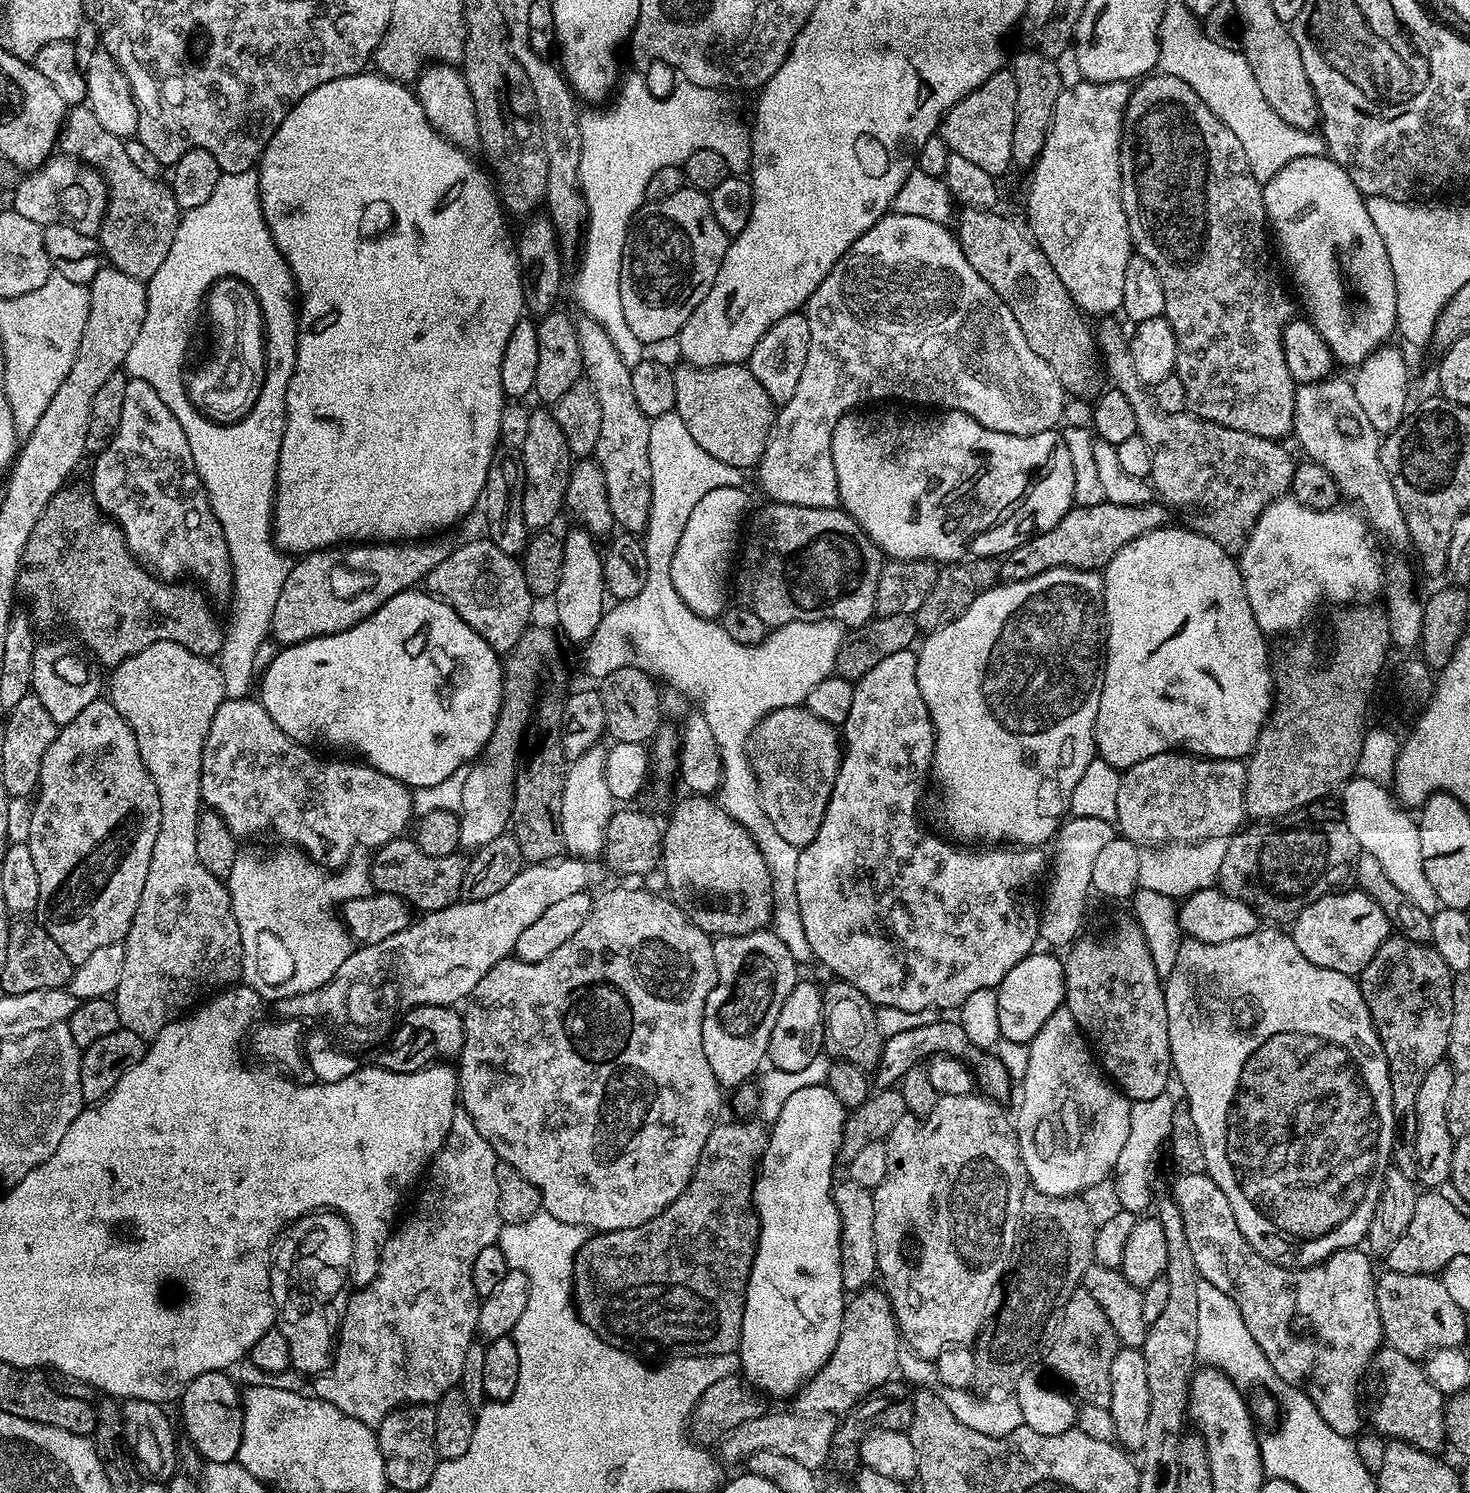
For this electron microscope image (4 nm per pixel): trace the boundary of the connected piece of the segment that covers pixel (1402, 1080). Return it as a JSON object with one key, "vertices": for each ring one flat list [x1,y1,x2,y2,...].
{"vertices":[[1399,934,1389,935,1370,966,1358,977,1360,993,1370,1010,1372,1025,1384,1043,1390,1070,1390,1090,1396,1105,1396,1137,1392,1143,1395,1167,1402,1174,1416,1175,1416,1109,1418,1086,1436,1064,1445,1059,1454,1018,1454,973,1442,962,1431,943,1411,940]]}

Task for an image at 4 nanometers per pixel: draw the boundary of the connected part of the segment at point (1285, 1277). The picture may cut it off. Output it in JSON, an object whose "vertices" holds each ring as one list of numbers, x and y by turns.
{"vertices":[[1180,1174,1175,1177,1170,1195,1175,1200,1186,1226,1186,1242,1194,1253,1194,1266,1200,1271,1200,1279,1218,1286,1238,1306,1246,1330,1254,1337,1254,1342,1266,1354,1275,1379,1281,1385,1296,1388,1326,1418,1330,1430,1349,1438,1355,1437,1360,1428,1360,1379,1369,1371,1372,1360,1382,1347,1384,1331,1378,1318,1376,1301,1376,1277,1372,1272,1373,1257,1363,1247,1343,1248,1327,1256,1321,1264,1311,1264,1308,1268,1286,1268,1283,1264,1273,1264,1262,1258,1246,1242,1234,1222,1234,1210,1226,1202,1226,1194,1207,1174]]}

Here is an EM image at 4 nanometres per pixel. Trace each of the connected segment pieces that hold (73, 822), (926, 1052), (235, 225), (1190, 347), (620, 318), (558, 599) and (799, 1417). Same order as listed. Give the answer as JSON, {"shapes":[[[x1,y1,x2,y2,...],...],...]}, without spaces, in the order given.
{"shapes":[[[111,700,90,702,78,718,57,731,50,750,42,757,36,805,28,816,26,843,38,869,38,906,35,915,46,934,58,942,58,950,70,958,73,966,86,962,94,950,123,941,138,910,146,874,150,874,150,854,160,829,160,799,154,778,138,754,134,730,118,714]],[[934,1018,929,1024,918,1023,912,1028,903,1026,893,1036,889,1035,884,1041,884,1054,878,1065,880,1072,880,1088,891,1088,906,1074,906,1070,917,1067,929,1058,939,1056,953,1056,964,1061,975,1076,979,1091,989,1098,1001,1098,1014,1088,1014,1082,1008,1076,1006,1066,1001,1062,999,1055,991,1051,974,1046,970,1038,966,1038,966,1030,955,1019,940,1020]],[[253,170,242,174,221,174,218,178,218,186,214,186,214,194,210,194,209,200,202,202,202,206,187,209,181,215,178,230,170,242,170,254,166,254,166,262,162,262,162,266,158,266,158,274,154,274,146,282,146,287,148,289,146,318,140,324,138,338,134,338,134,346,130,346,130,350,126,354,123,371,131,379,150,382,150,386,154,386,154,391,158,394,158,398,162,398,162,402,166,402,166,406,170,406,170,414,174,414,174,418,178,418,178,426,182,426,182,430,186,434,186,442,190,442,190,454,194,454,194,466,204,483,204,489,208,495,214,518,218,518,218,522,222,526,222,534,226,538,226,546,230,550,230,562,232,563,232,595,230,597,232,625,227,625,224,644,220,647,218,663,220,673,224,679,225,697,229,700,243,700,251,693,248,692,251,688,253,691,254,676,252,680,252,675,257,671,254,666,254,653,257,652,258,646,262,646,264,640,269,639,272,631,272,619,274,618,274,606,278,603,278,594,282,594,286,574,290,574,293,565,289,553,282,552,276,547,276,542,272,535,272,510,276,502,278,454,280,453,282,434,284,433,284,411,280,409,280,372,276,372,276,380,268,380,268,384,264,384,264,396,260,396,260,404,256,404,256,412,252,412,252,416,248,416,248,420,244,420,244,424,236,424,236,428,228,428,228,400,236,400,236,396,204,396,204,364,208,364,208,360,204,360,204,356,208,356,208,352,212,352,212,348,216,348,216,344,220,344,220,340,228,340,228,324,236,324,236,316,248,316,248,324,252,324,252,316,256,316,256,312,228,312,228,308,232,308,232,304,252,304,252,292,256,292,256,300,260,300,260,308,264,308,264,320,294,320,294,309,298,304,297,297,294,295,296,281,290,266,286,262,286,258,278,250,278,246,264,221,262,206,260,205,259,171]],[[1149,74,1133,87,1124,111,1124,129,1120,139,1120,197,1126,210,1135,255,1146,258,1146,262,1158,270,1158,279,1162,281,1162,295,1166,298,1163,317,1174,330,1177,346,1174,375,1182,378,1182,386,1186,388,1187,411,1201,420,1209,420,1230,430,1242,430,1267,440,1279,441,1284,438,1280,436,1289,435,1294,422,1294,398,1298,385,1294,378,1290,378,1286,354,1282,354,1282,334,1284,327,1294,319,1294,312,1292,300,1268,253,1270,232,1264,214,1264,190,1261,181,1254,178,1250,162,1246,162,1246,150,1242,150,1242,142,1238,142,1234,130,1222,123,1210,110,1210,106,1206,106,1206,102,1202,102,1202,98,1198,98,1198,94,1194,94,1194,90,1182,82,1182,78]],[[632,70,628,77,621,79,618,84,618,91,615,93,614,101,616,104,609,103,605,112,596,112,600,110,588,110,592,112,584,112,580,117,580,138,582,140,582,150,578,158,578,178,580,179,580,192,584,196,584,206,586,209,586,227,582,237,582,252,584,248,584,257,580,260,580,269,576,272,576,281,572,284,572,292,576,295,576,304,584,311,583,315,587,319,598,324,610,338,610,342,618,350,618,354,624,359,625,364,631,366,637,364,646,356,646,346,638,338,634,338,630,326,626,326,626,317,622,314,622,294,620,293,620,275,622,274,622,250,626,246,626,234,628,228,632,224,632,219,636,216,636,211,644,207,646,201,646,186,649,185,650,178,653,177,658,170,665,169,666,166,683,165,686,158,690,158,690,154,694,154,694,150,718,150,718,154,722,154,722,158,726,158,726,166,729,173,744,174,752,167,752,134,747,123,744,124,736,117,736,112,732,109,731,95,725,94,718,88,703,88,697,84,687,82,677,83,673,92,669,97,659,100,649,90,645,84,645,77,639,71]],[[587,530,575,531,563,537,562,578,558,578,554,603,556,603,556,616,560,619,559,631,561,633,564,631,572,640,587,642,594,634,594,630,598,630,606,611,604,561,601,549,596,549,597,541,592,533]],[[770,1410,758,1418,750,1418,750,1422,742,1422,742,1426,734,1426,723,1440,719,1441,719,1459,725,1465,747,1461,758,1450,774,1450,778,1454,786,1454,786,1458,794,1458,794,1462,802,1462,802,1466,813,1470,829,1463,832,1454,832,1439,836,1433,837,1417,832,1414,814,1416,795,1410,776,1412]]]}

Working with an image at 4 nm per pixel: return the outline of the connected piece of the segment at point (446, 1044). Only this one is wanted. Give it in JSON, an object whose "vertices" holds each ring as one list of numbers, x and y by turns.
{"vertices":[[427,1004,412,1008,396,1027,390,1039,379,1049,379,1067,391,1072,417,1072,437,1062,457,1059,464,1041,464,1017,447,1004]]}

